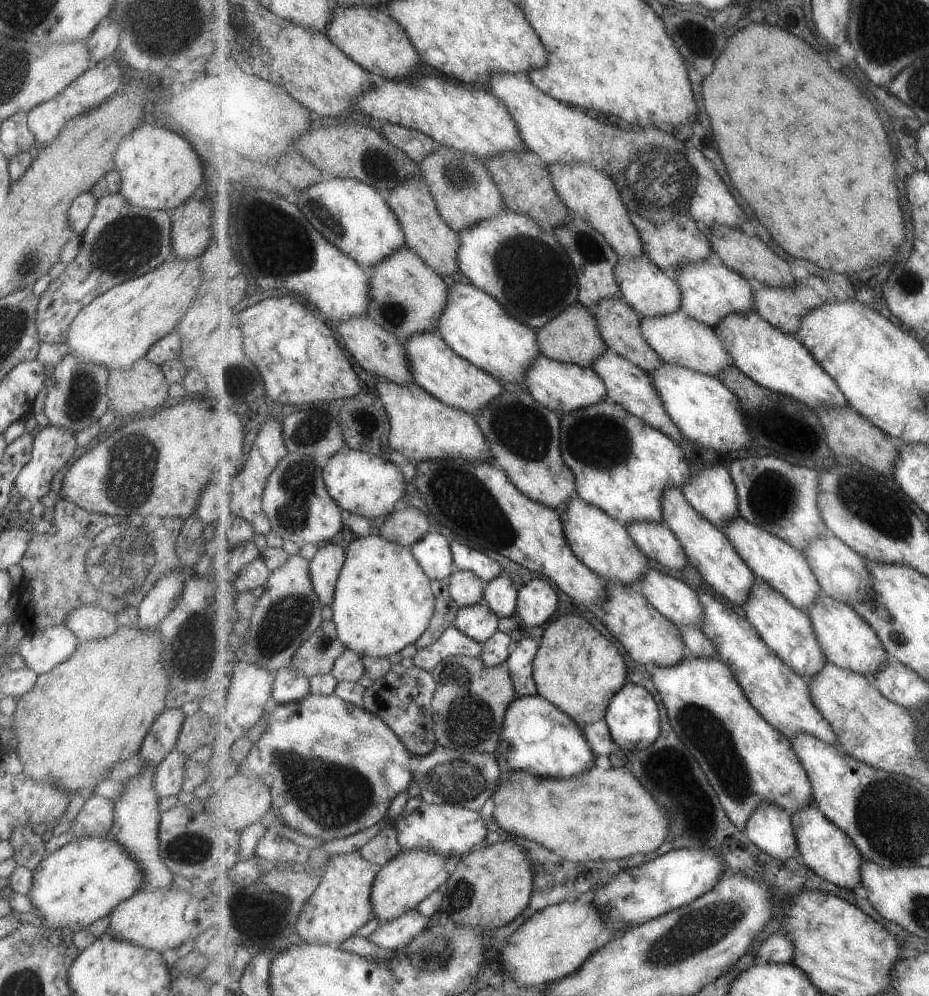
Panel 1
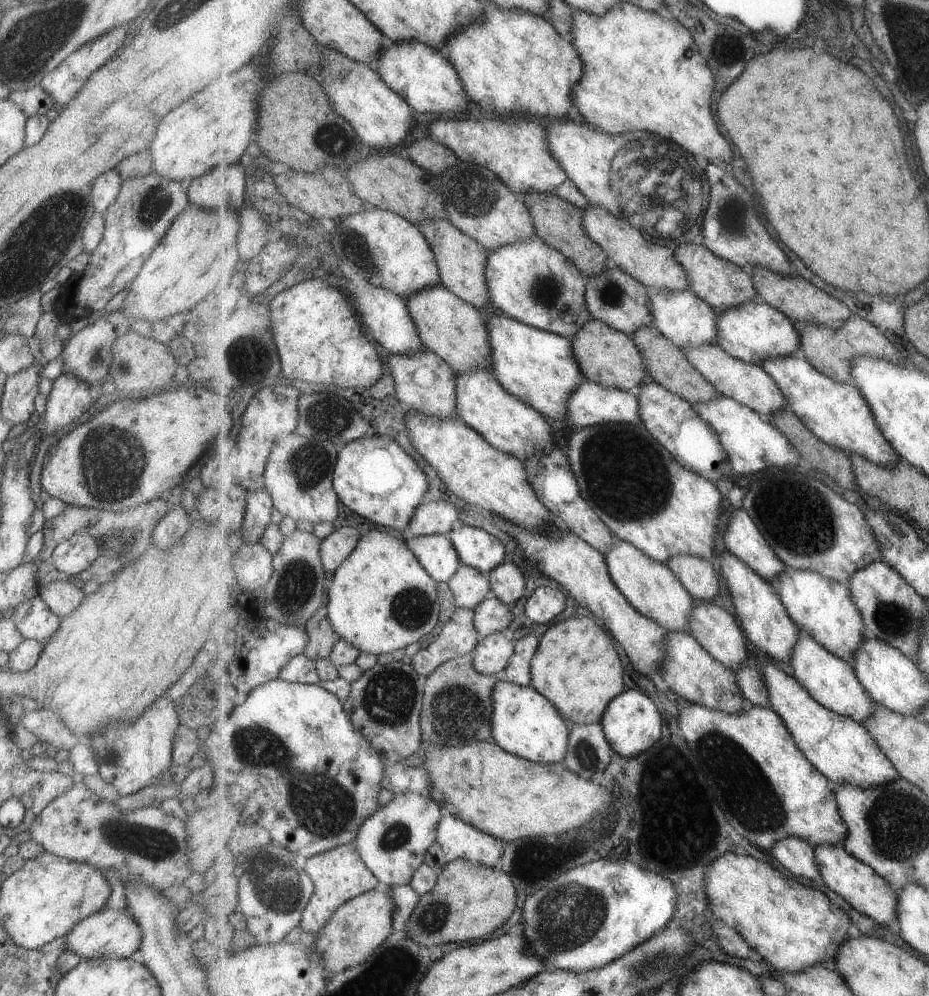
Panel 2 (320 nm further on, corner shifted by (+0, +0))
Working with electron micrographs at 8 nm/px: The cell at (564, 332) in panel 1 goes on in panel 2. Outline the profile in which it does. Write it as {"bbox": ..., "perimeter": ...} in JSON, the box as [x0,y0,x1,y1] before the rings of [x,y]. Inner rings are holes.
{"bbox":[572,319,650,393],"perimeter":[[[593,319],[576,334],[572,343],[582,372],[590,381],[635,393],[650,381],[645,358],[637,348],[636,342],[627,333]]]}

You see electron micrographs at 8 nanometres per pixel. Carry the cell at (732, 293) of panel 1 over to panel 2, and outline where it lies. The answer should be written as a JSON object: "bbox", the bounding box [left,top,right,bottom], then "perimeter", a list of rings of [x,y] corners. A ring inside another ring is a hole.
{"bbox":[717,300,805,366],"perimeter":[[[761,300],[739,305],[722,313],[718,320],[717,343],[731,356],[759,366],[767,359],[776,357],[805,356],[802,353],[799,324],[781,312],[781,309]]]}

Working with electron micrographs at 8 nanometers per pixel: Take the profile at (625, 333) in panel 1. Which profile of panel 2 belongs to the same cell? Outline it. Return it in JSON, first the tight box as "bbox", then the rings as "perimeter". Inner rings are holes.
{"bbox":[632,324,722,405],"perimeter":[[[655,324],[641,327],[632,338],[645,358],[651,381],[662,384],[672,393],[688,400],[692,405],[698,402],[712,401],[722,396],[715,386],[705,378],[705,375],[691,364],[684,350],[665,337]]]}

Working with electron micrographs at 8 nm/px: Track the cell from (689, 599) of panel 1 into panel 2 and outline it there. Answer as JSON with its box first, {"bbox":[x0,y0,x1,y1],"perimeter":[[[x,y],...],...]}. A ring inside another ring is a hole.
{"bbox":[690,602,748,670],"perimeter":[[[699,602],[692,610],[690,628],[709,654],[725,666],[736,670],[744,665],[748,637],[731,612],[713,602]]]}

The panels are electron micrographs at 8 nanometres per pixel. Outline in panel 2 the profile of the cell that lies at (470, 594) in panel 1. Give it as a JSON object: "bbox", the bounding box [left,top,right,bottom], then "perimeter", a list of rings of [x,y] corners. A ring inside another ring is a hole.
{"bbox":[449,564,492,609],"perimeter":[[[462,564],[449,584],[459,607],[475,609],[492,592],[488,574],[469,565]]]}

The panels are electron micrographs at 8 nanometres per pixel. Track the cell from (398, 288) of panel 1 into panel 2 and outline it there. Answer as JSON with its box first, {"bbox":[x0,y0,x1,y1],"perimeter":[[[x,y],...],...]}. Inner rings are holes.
{"bbox":[408,284,492,373],"perimeter":[[[443,284],[419,291],[408,299],[408,307],[426,347],[445,359],[457,373],[474,369],[492,370],[487,313],[465,302]]]}

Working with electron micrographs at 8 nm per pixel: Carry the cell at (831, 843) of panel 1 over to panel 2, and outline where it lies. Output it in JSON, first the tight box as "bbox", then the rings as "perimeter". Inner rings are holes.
{"bbox":[815,843,899,927],"perimeter":[[[825,843],[817,845],[815,849],[817,862],[822,872],[821,876],[830,890],[880,925],[886,927],[893,920],[898,920],[899,892],[885,877],[875,872],[868,864],[861,862],[856,856],[849,854],[843,844],[828,845]]]}

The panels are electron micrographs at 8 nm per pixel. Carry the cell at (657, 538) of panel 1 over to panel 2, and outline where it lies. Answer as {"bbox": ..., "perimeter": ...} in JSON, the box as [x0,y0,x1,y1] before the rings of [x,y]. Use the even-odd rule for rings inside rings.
{"bbox":[667,555,719,602],"perimeter":[[[677,555],[667,562],[697,602],[719,596],[719,571],[715,561],[695,555]]]}

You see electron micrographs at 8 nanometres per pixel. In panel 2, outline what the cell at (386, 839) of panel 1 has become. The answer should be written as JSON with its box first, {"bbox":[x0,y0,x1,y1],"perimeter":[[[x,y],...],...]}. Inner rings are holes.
{"bbox":[355,792,445,888],"perimeter":[[[406,792],[394,795],[391,801],[380,806],[377,812],[361,825],[360,835],[357,836],[355,845],[365,864],[377,876],[383,887],[392,888],[411,884],[413,875],[426,862],[428,850],[437,840],[438,828],[445,814],[442,806],[432,796]]]}

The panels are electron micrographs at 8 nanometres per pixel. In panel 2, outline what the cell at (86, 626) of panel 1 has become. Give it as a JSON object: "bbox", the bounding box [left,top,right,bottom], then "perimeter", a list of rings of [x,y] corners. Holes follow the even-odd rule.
{"bbox":[38,580,83,617],"perimeter":[[[56,580],[52,583],[38,585],[38,595],[58,617],[70,613],[83,598],[83,592],[73,583]]]}

